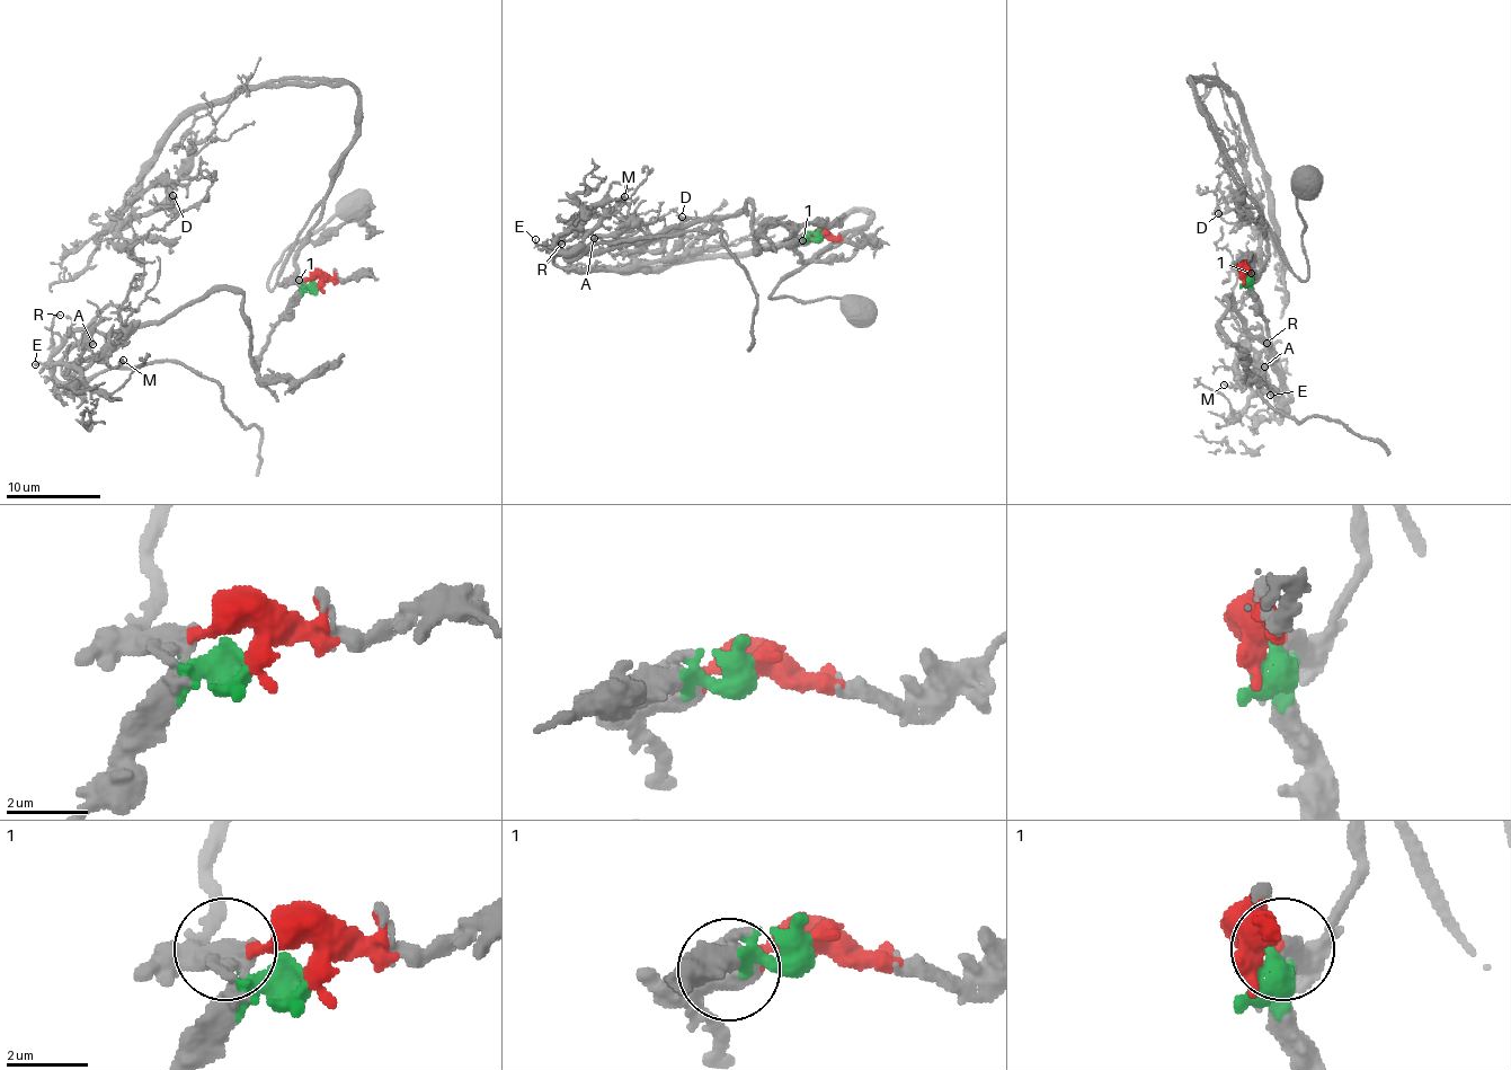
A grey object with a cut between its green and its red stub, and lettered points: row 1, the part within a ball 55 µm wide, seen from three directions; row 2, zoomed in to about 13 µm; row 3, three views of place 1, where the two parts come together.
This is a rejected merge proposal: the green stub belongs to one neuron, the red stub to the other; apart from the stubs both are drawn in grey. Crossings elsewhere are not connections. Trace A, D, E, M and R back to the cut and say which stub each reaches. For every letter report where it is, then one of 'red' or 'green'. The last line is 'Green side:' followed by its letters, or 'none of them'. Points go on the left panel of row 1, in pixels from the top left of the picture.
A: at (92, 344); green
D: at (172, 195); red
E: at (35, 364); green
M: at (123, 360); green
R: at (60, 315); green
Green side: A, E, M, R

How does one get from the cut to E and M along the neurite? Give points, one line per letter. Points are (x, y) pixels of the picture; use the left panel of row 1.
E: (319, 285), (256, 365), (242, 294), (229, 290), (142, 323), (79, 359), (61, 382), (34, 364)
M: (319, 285), (256, 365), (242, 294), (214, 290), (79, 359), (70, 373), (122, 360)

